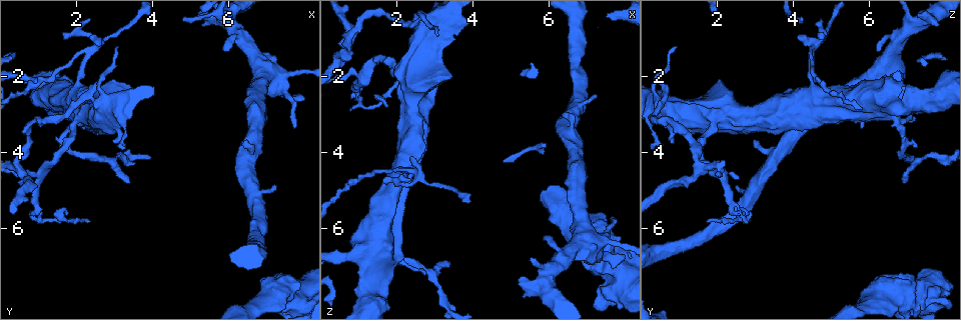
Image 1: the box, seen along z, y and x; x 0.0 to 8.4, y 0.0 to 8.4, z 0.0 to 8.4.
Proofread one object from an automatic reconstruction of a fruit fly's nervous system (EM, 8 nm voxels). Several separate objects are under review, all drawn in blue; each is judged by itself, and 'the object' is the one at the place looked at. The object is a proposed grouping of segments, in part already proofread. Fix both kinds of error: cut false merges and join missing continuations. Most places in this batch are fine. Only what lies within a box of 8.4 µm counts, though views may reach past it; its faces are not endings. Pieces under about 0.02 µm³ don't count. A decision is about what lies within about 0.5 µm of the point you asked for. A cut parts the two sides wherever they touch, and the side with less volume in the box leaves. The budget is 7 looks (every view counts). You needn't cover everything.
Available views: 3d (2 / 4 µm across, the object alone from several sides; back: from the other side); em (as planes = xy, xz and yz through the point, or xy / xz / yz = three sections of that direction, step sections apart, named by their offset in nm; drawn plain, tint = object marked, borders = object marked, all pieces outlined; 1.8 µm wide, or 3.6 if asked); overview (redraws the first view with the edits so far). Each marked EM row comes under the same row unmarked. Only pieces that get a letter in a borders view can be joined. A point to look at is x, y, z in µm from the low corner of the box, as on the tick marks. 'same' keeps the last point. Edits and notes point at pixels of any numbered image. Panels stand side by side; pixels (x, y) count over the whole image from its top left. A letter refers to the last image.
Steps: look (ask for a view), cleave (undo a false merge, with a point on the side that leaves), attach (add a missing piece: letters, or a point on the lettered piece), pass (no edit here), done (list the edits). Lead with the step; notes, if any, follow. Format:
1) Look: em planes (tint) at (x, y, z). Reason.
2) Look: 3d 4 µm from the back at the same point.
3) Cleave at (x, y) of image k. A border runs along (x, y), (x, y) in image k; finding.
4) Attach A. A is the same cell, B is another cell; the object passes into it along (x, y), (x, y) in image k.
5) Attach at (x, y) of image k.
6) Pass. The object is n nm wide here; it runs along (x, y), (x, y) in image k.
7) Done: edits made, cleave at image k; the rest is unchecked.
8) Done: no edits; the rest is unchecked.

Look: em planes (borders) at (2.70, 2.80, 0.60). Thin arm on a thick one.

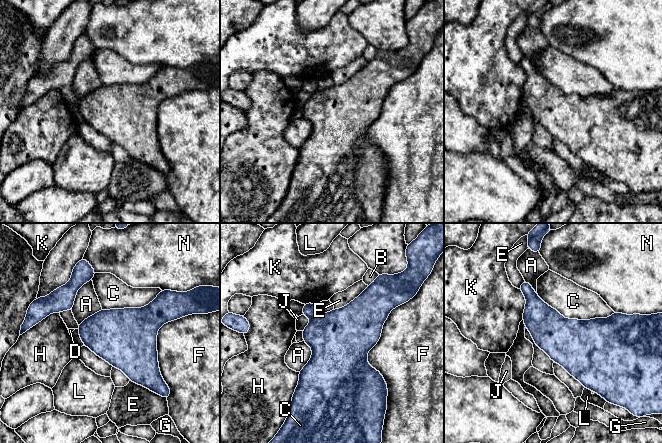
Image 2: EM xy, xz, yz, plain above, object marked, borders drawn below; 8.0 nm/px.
Cleave at (309, 309) of image 2. A, B, C, D, E, F, G, H, J, K, L and N are other cells; a border runs along (317, 313), (311, 319) in image 2; a second neuron is stuck on.

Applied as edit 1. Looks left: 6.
Look: overview. Redraw.

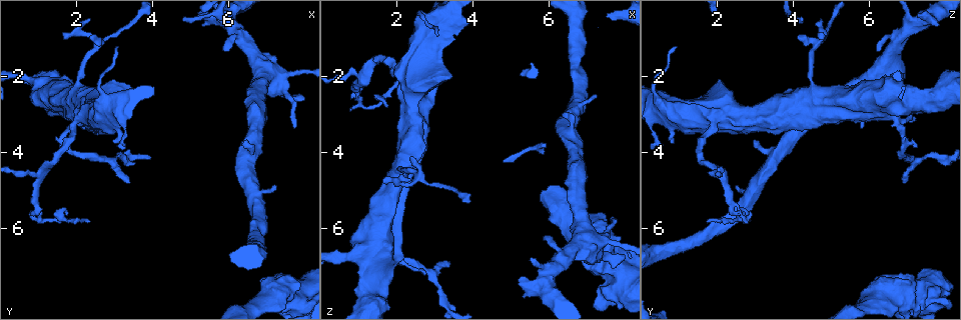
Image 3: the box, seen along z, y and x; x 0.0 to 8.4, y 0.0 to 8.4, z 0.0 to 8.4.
Look: em planes (borders) at (5.90, 1.30, 6.20). Branch stops here.

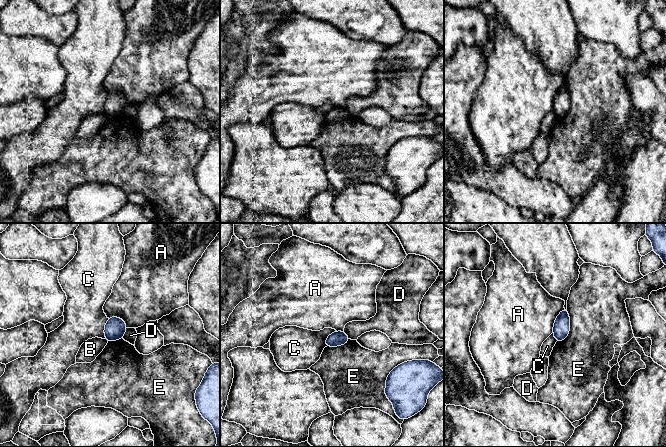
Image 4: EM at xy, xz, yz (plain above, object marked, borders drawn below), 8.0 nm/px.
Pass. A, B, C, D and E are other cells; a border runs along (108, 318), (104, 328), (104, 338) in image 4; none of them fits.

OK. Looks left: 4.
Look: 3d 4 µm from the back at (7.70, 7.80, 7.65). Thick turns thin.

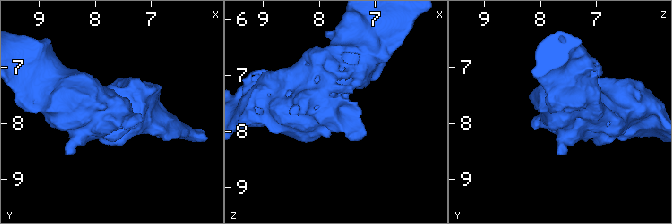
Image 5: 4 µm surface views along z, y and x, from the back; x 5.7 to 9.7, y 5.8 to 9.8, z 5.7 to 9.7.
Look: em 3.6 µm planes (tint) at (7.75, 7.80, 7.65). Shape alone is not enough.

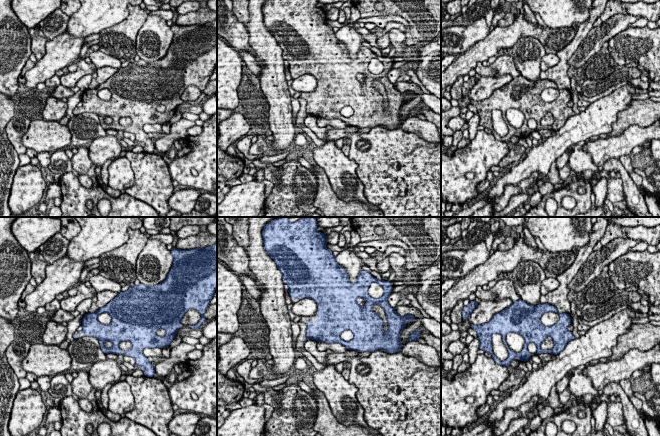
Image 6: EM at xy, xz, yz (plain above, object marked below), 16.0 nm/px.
Look: em 3.6 µm planes (borders) at the same point.

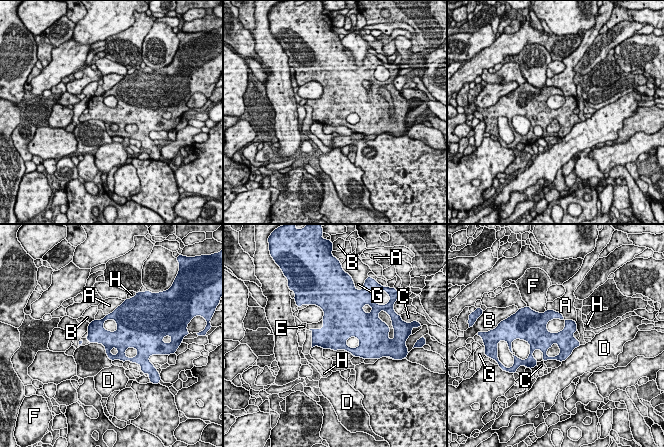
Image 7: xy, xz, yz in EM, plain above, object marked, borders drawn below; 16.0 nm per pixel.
Pass. A, B, C, D, E, F, G and H are other cells; continuous, no second neuron.

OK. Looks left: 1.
Done: edits made, cleave at image 2; the rest is unchecked.

